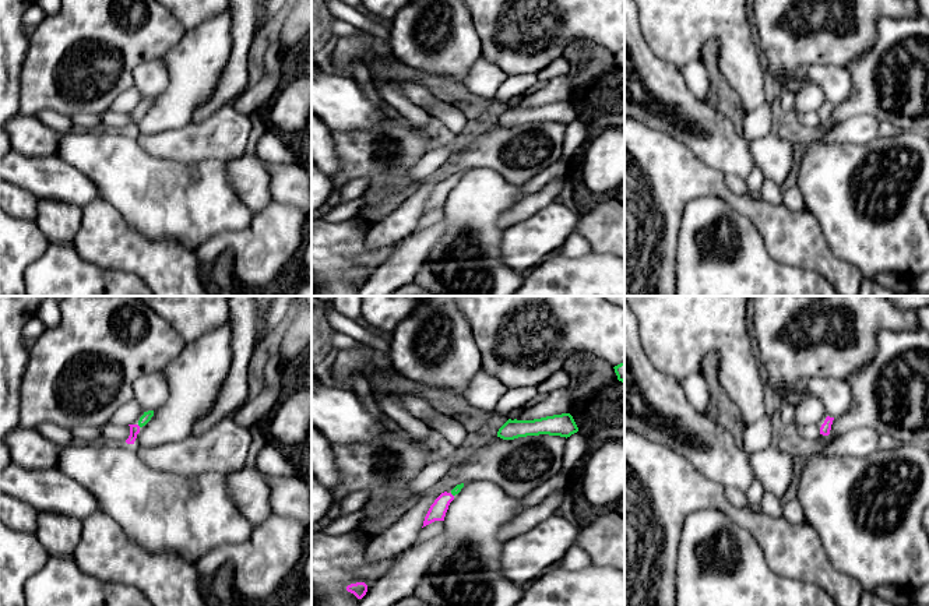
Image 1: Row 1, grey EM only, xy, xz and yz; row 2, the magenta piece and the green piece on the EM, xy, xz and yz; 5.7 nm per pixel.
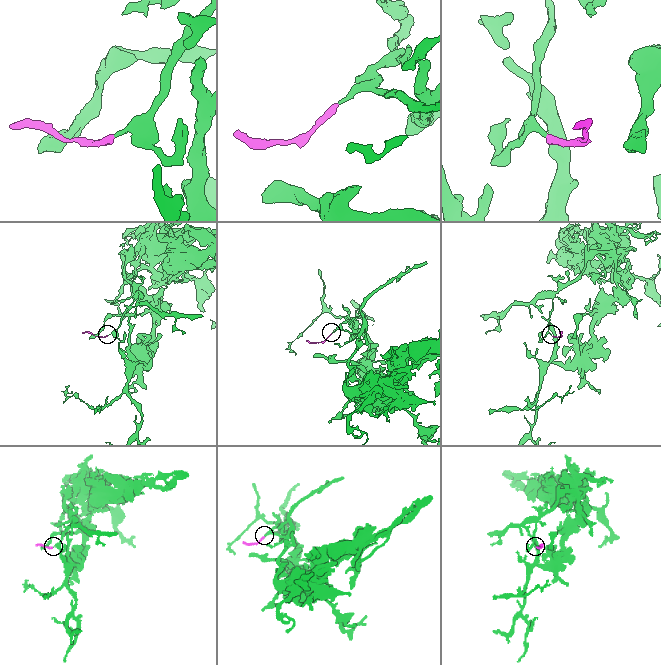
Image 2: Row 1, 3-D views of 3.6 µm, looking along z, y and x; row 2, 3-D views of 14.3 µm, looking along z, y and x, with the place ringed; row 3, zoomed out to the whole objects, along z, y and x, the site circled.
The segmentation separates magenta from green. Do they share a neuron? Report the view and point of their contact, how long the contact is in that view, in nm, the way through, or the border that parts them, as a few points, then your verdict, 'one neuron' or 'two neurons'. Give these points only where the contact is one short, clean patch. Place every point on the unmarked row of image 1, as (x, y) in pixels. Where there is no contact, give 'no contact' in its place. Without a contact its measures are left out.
contact xz (451, 182); length 30 nm; way xz (437, 197), (451, 182), (457, 176); one neuron

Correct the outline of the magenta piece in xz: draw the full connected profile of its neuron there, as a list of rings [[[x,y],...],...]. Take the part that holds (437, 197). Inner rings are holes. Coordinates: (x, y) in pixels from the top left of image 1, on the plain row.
[[[441,180],[434,190],[430,193],[423,214],[434,209],[434,208],[444,208],[446,200],[448,197],[450,190],[454,187],[454,183],[451,180]]]

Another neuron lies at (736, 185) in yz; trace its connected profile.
[[[726,176],[725,184],[732,193],[738,195],[745,195],[747,193],[747,183],[746,183],[746,179],[743,177]]]

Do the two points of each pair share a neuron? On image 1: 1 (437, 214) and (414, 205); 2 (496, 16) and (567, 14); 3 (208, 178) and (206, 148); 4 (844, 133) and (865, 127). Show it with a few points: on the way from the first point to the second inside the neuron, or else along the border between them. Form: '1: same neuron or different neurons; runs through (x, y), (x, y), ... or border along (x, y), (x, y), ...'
1: different neurons; border along (422, 215), (412, 232)
2: same neuron; runs through (514, 16), (549, 14)
3: different neurons; border along (173, 161), (227, 162)
4: same neuron; runs through (850, 130), (859, 129)

